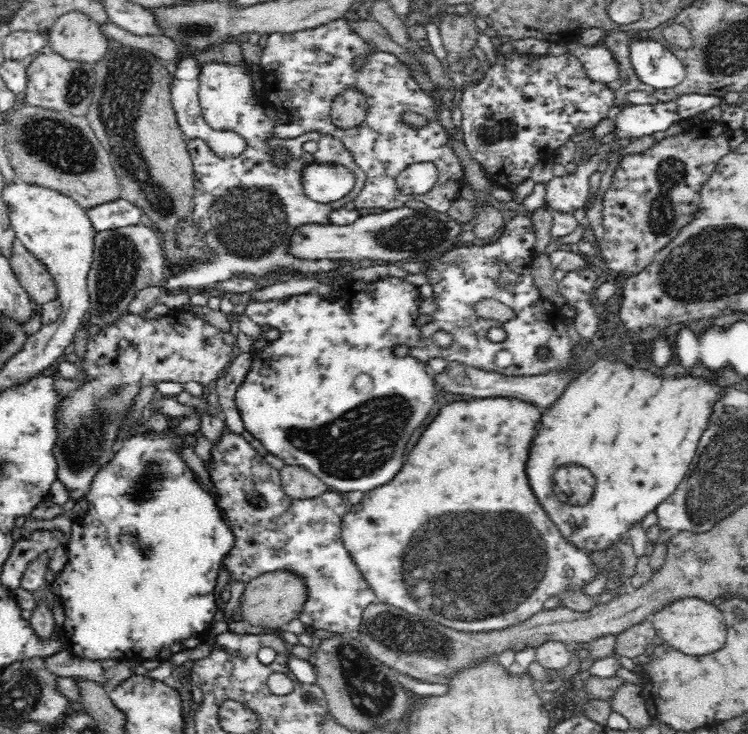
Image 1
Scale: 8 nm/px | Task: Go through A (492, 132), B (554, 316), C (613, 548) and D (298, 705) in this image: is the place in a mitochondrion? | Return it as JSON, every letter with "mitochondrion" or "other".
{"A":"mitochondrion","B":"other","C":"other","D":"other"}

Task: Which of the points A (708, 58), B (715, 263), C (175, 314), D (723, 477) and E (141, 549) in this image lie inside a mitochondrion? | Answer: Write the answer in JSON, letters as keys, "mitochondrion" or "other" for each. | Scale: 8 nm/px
{"A":"mitochondrion","B":"mitochondrion","C":"other","D":"mitochondrion","E":"mitochondrion"}

